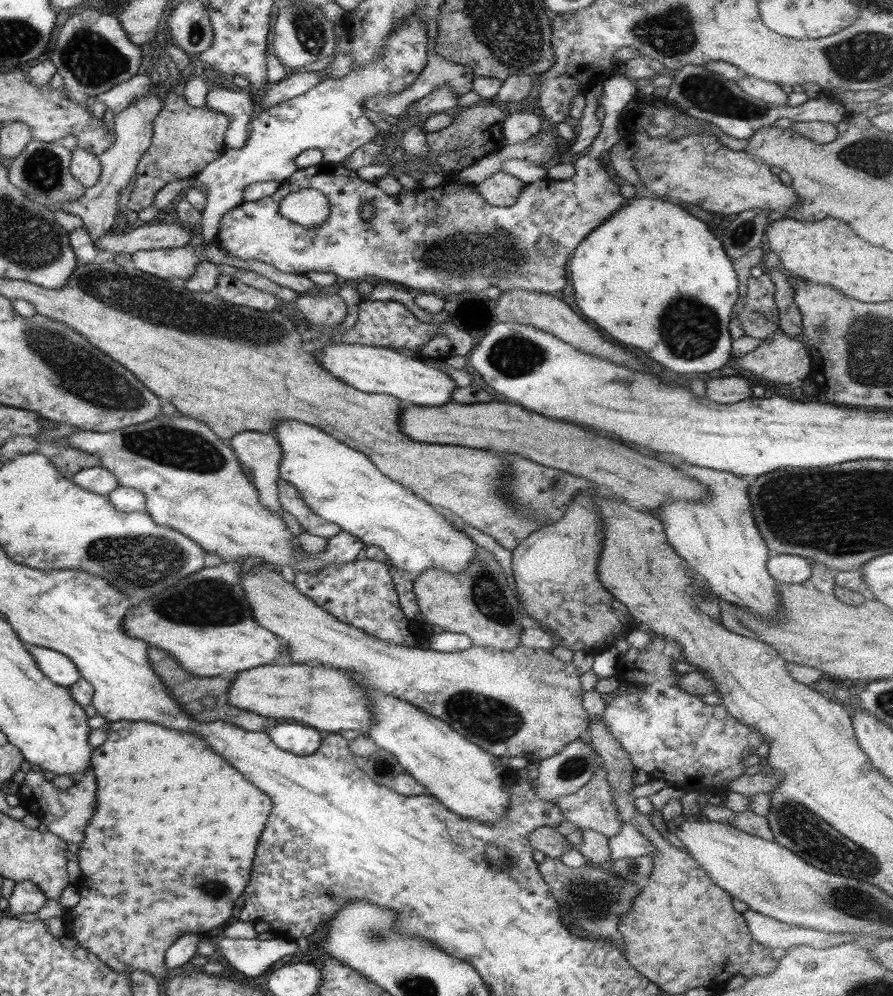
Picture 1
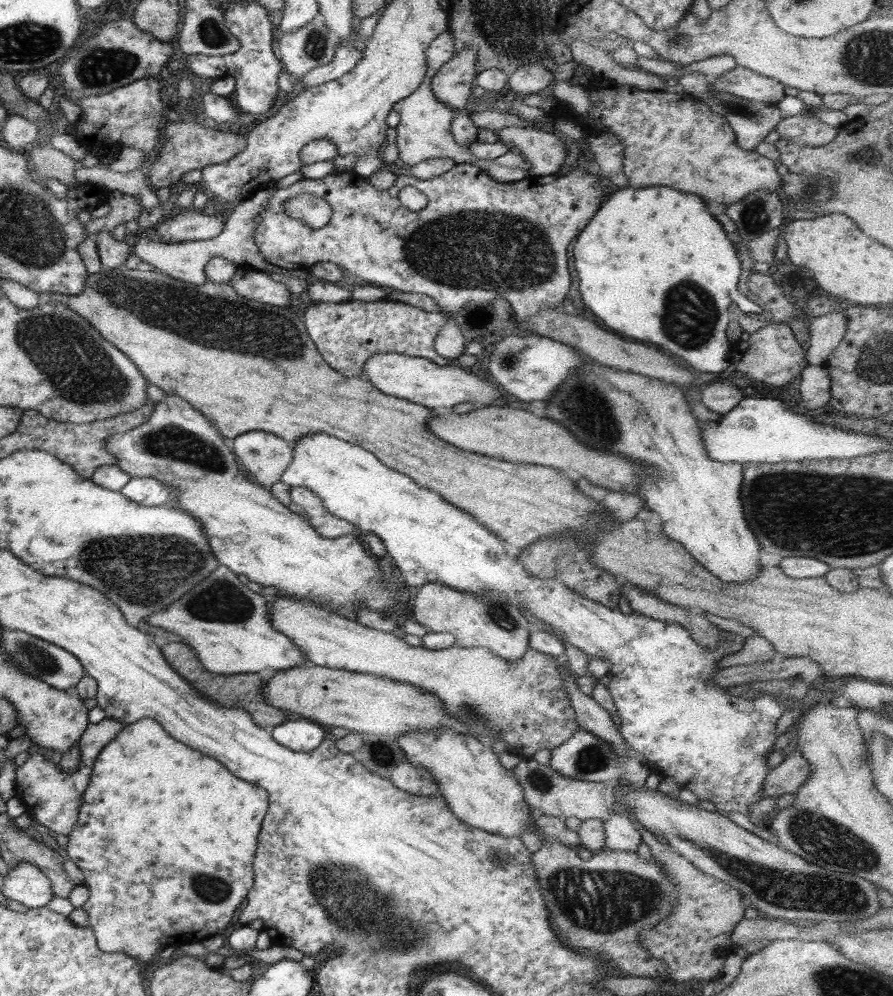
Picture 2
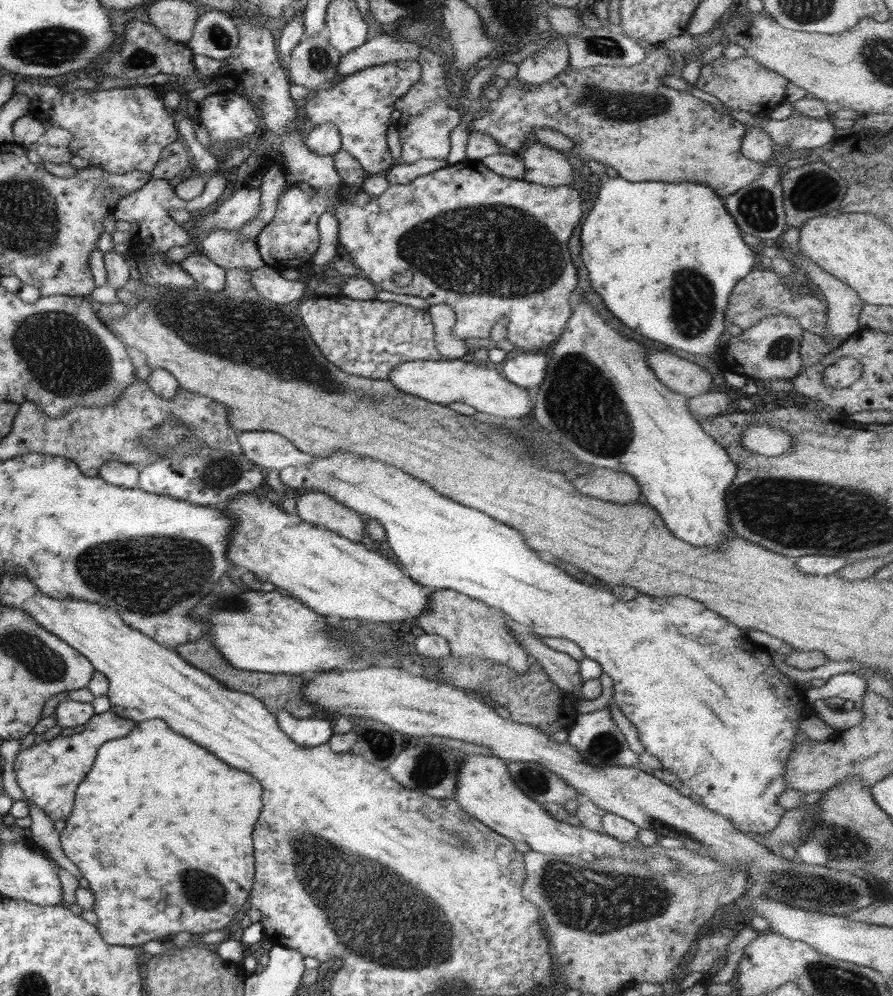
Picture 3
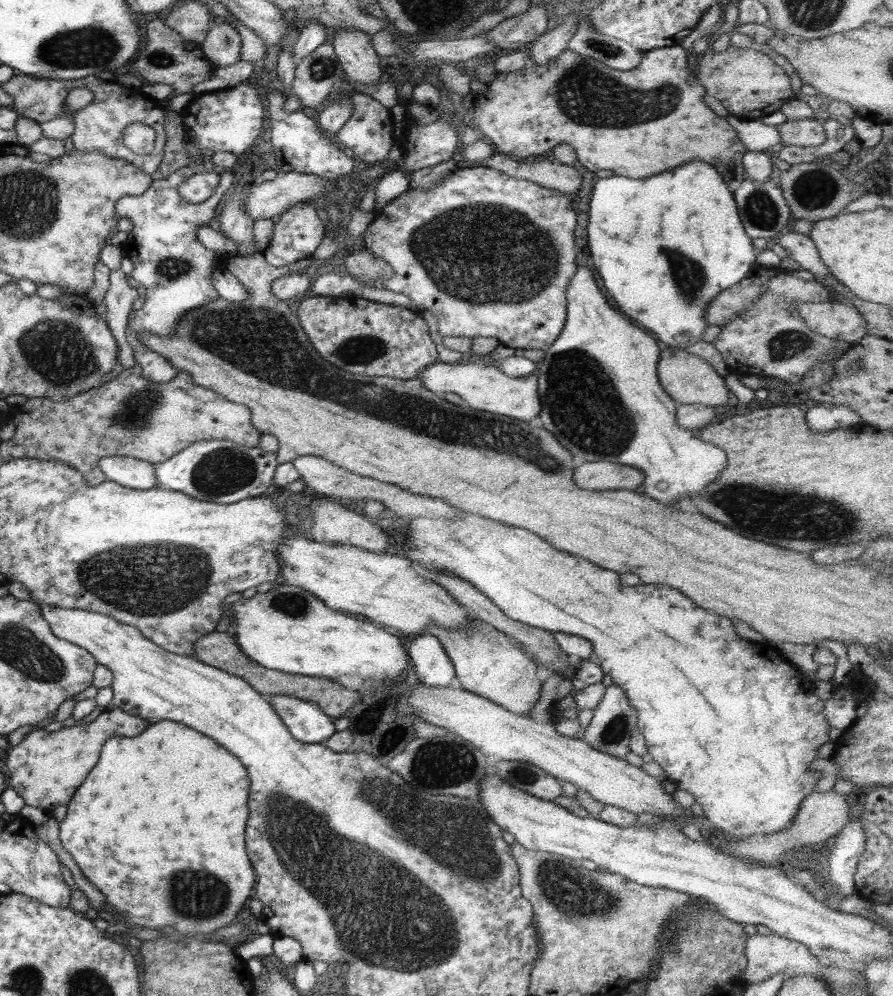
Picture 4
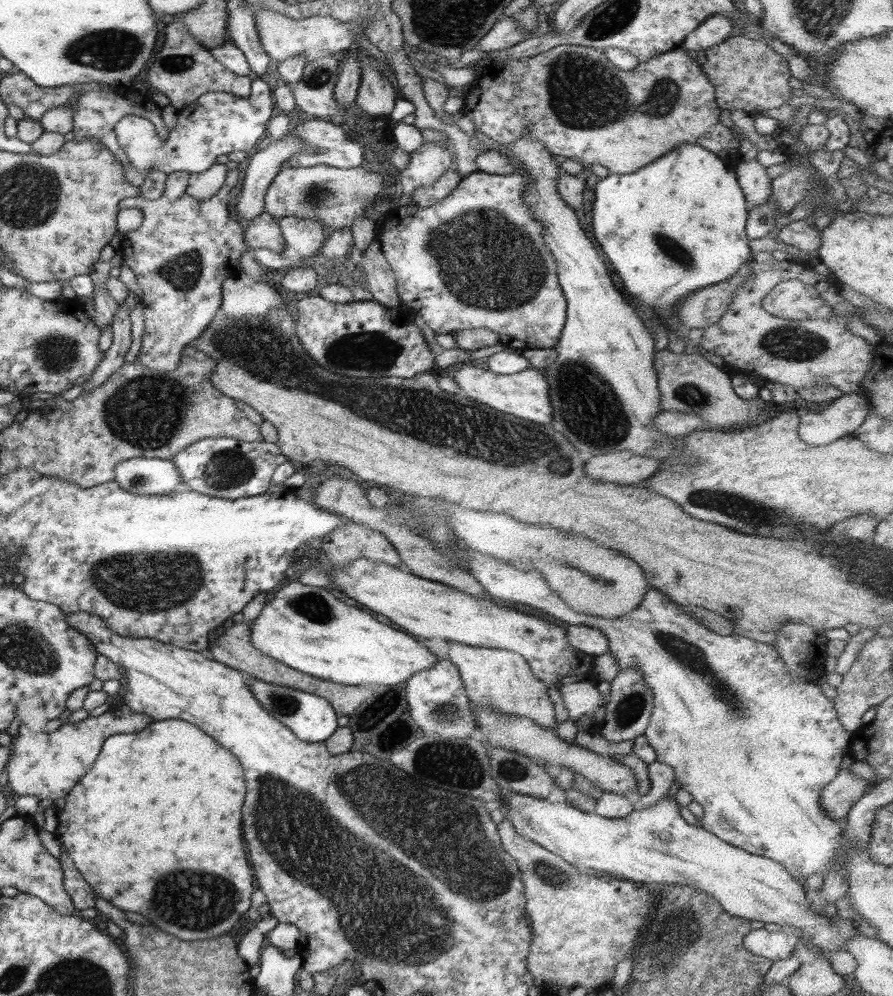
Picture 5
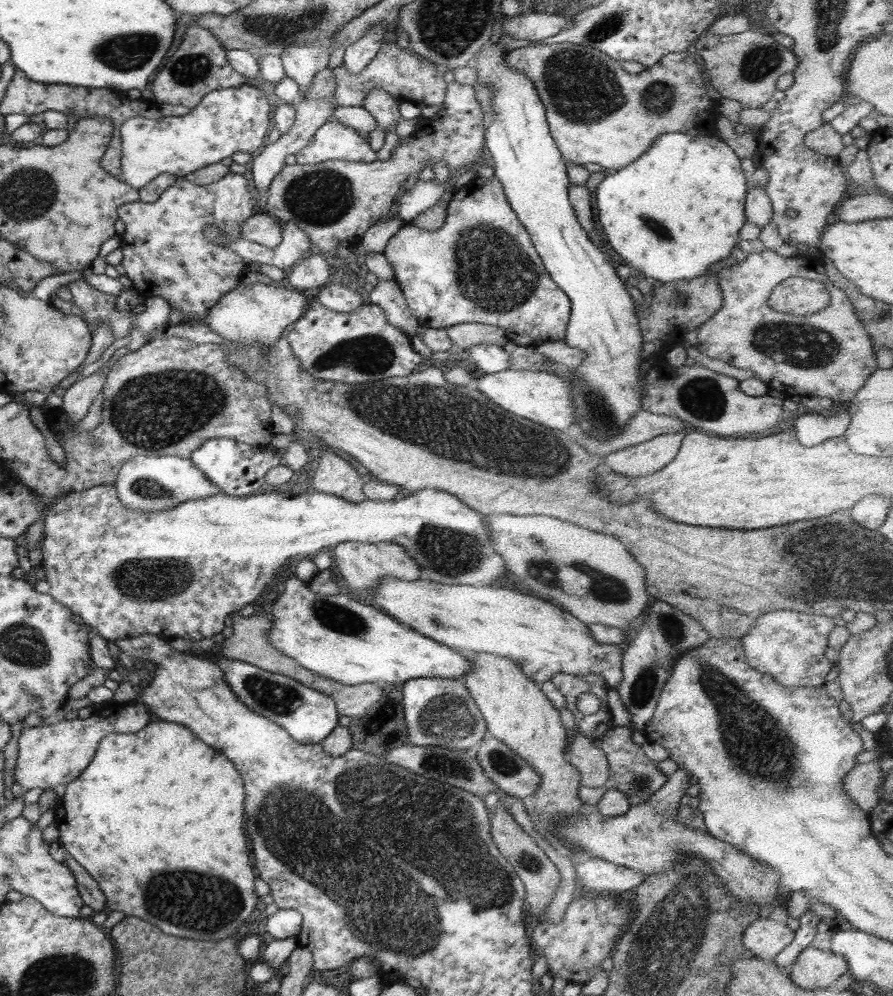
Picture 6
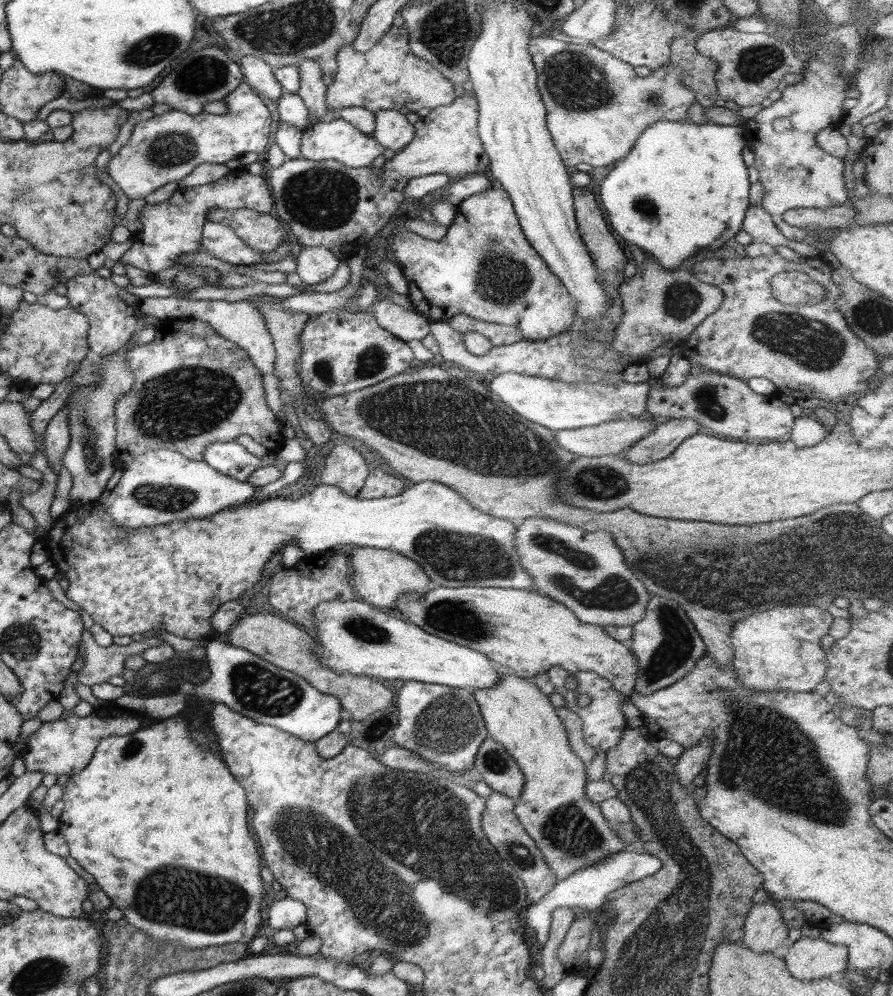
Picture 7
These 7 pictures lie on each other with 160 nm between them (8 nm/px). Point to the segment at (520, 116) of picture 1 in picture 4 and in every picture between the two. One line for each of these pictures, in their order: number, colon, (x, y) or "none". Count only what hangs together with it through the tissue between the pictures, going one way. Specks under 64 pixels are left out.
2: (544, 152)
3: (543, 165)
4: (566, 179)

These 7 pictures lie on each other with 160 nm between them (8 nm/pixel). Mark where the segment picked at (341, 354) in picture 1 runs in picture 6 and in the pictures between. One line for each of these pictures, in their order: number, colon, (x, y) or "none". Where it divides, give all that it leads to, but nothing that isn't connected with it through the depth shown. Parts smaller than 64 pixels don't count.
2: (416, 379)
3: (443, 381)
4: (484, 387)
5: (523, 394)
6: (545, 397)

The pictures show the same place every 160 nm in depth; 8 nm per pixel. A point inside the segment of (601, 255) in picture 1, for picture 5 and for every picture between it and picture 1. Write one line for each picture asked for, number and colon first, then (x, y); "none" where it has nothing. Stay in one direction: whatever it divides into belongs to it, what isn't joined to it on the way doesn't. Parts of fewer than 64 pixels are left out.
2: (653, 264)
3: (677, 253)
4: (668, 245)
5: (677, 225)

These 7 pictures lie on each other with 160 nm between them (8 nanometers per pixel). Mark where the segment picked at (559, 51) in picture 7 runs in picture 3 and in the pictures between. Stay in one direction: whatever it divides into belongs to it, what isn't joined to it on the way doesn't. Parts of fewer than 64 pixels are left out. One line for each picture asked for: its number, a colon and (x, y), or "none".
3: (625, 117)
4: (636, 123)
5: (571, 98)
6: (597, 112)

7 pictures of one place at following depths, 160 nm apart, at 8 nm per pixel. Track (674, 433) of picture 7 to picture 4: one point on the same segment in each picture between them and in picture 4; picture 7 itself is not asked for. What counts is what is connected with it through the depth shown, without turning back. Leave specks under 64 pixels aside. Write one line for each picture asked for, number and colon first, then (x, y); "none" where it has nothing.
4: (599, 475)
5: (622, 467)
6: (635, 461)

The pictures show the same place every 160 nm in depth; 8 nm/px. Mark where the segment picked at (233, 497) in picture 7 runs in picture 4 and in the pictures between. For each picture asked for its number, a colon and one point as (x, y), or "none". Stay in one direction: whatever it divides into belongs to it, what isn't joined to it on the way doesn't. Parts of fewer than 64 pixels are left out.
4: (132, 473)
5: (143, 476)
6: (145, 484)

